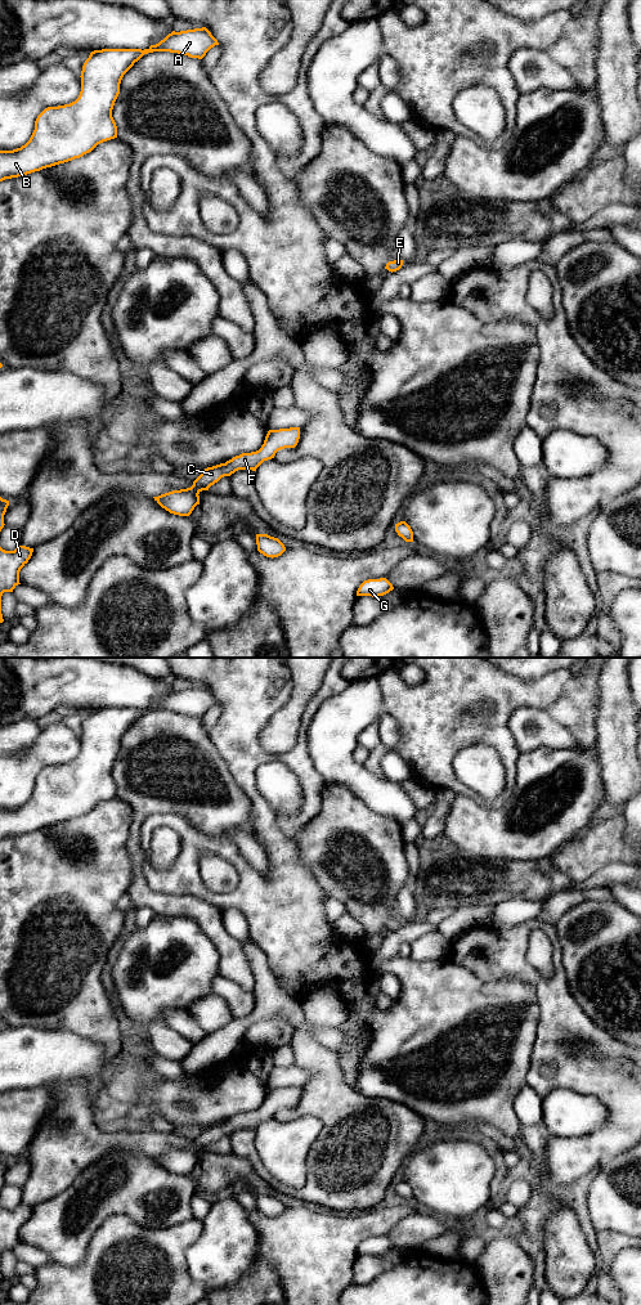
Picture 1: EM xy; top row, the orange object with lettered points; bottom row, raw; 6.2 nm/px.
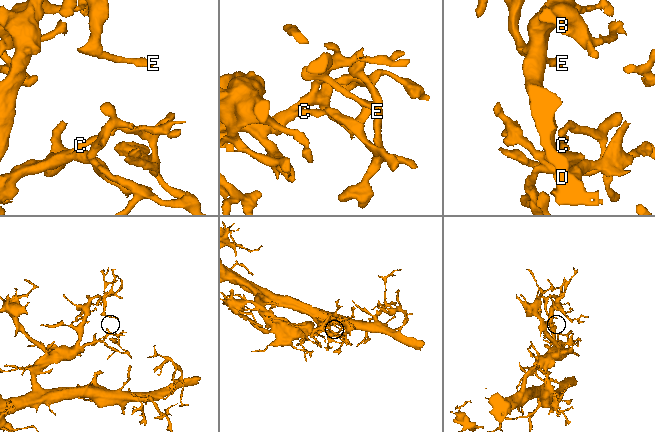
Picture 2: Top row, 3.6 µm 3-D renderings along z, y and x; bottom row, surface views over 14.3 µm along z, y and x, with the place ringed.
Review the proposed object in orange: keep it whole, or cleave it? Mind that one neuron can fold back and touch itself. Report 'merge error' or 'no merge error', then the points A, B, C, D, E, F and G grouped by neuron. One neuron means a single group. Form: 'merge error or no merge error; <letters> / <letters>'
no merge error; A B C D E F G

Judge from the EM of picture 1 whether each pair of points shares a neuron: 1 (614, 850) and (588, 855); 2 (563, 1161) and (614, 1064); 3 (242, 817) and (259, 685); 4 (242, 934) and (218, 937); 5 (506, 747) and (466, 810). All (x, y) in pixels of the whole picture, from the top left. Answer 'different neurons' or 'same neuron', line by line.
1: same neuron
2: same neuron
3: different neurons
4: different neurons
5: different neurons

